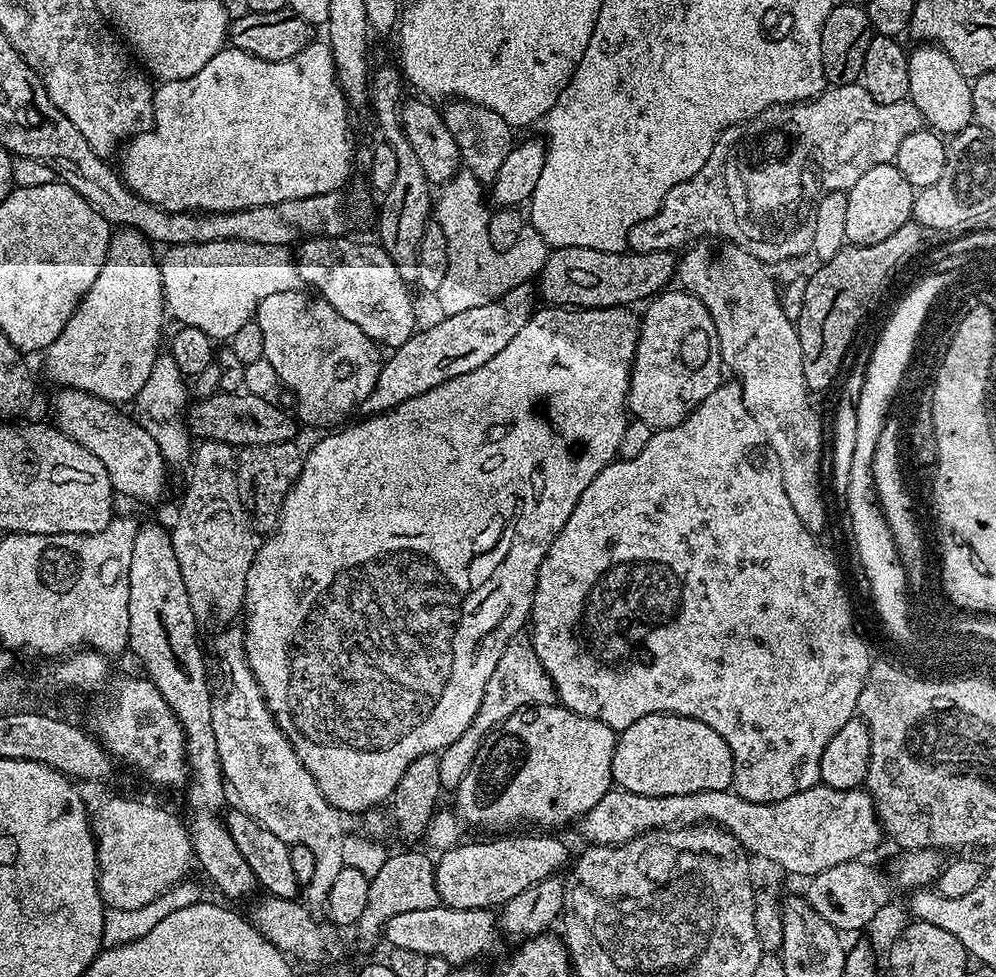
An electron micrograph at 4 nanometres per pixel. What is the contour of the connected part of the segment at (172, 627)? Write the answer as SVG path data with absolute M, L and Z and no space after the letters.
M143 524L137 527L134 534L134 550L130 550L130 570L128 571L128 648L130 652L140 659L140 664L144 667L143 675L152 681L152 684L158 690L158 694L162 694L162 698L166 702L166 706L170 706L170 710L178 718L178 722L184 731L184 754L186 757L186 768L190 773L190 779L186 785L186 793L188 792L188 820L186 816L186 827L188 837L192 839L192 853L195 863L212 879L212 884L224 896L229 896L232 900L247 901L253 895L252 891L257 891L258 885L254 878L254 870L250 870L250 865L246 862L246 858L242 858L242 854L238 851L238 846L234 846L234 838L230 838L230 830L227 823L222 819L224 808L224 792L226 793L226 781L224 779L224 771L220 765L218 758L218 742L214 738L214 722L212 721L212 697L213 689L208 689L208 668L204 665L204 652L200 649L200 640L196 637L196 627L198 621L194 610L190 606L190 594L186 594L186 582L182 582L182 566L178 566L178 554L174 554L174 546L172 545L172 533L167 527L163 528L160 524Z

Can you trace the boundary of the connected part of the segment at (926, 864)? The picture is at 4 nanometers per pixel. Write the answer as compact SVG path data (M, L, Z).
M913 848L901 851L899 855L889 866L888 876L864 864L868 862L863 859L842 862L838 866L830 866L830 870L822 870L807 881L808 904L841 934L862 931L891 902L892 891L908 894L935 885L946 863L945 853L938 848Z

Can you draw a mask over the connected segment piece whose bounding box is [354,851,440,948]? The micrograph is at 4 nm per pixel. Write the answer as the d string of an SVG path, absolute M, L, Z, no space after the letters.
M395 852L369 879L370 898L366 898L366 910L362 910L362 918L354 926L354 933L365 944L372 948L381 943L386 922L394 918L394 914L406 914L410 910L430 910L440 904L440 895L436 889L436 870L433 857L423 856L420 852Z

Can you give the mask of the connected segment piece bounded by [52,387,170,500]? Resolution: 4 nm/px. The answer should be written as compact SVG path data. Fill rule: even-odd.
M61 387L53 402L56 411L55 427L71 436L78 446L86 446L110 474L110 482L117 493L132 500L156 500L164 492L168 480L169 465L164 463L158 444L131 415L123 416L117 405L77 388Z

